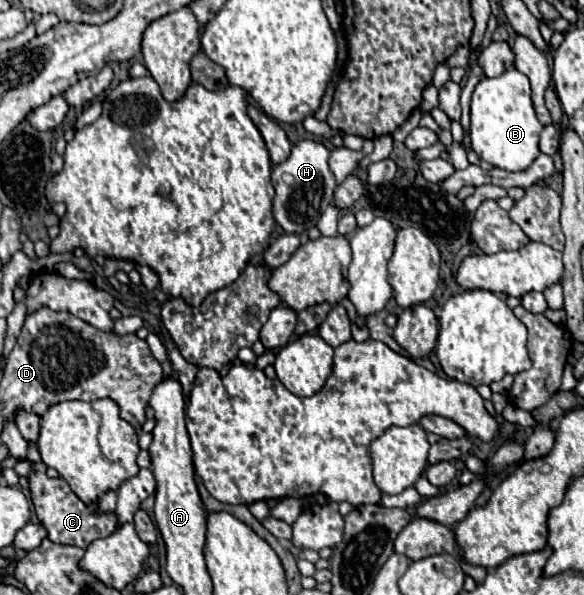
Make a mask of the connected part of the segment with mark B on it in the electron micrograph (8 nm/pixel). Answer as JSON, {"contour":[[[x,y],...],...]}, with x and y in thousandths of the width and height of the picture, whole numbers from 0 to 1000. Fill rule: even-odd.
{"contour":[[[872,116],[861,126],[837,133],[827,129],[807,166],[807,247],[810,254],[844,281],[865,287],[896,287],[916,264],[923,264],[923,224],[930,210],[923,207],[913,173],[902,126],[885,116]]]}

